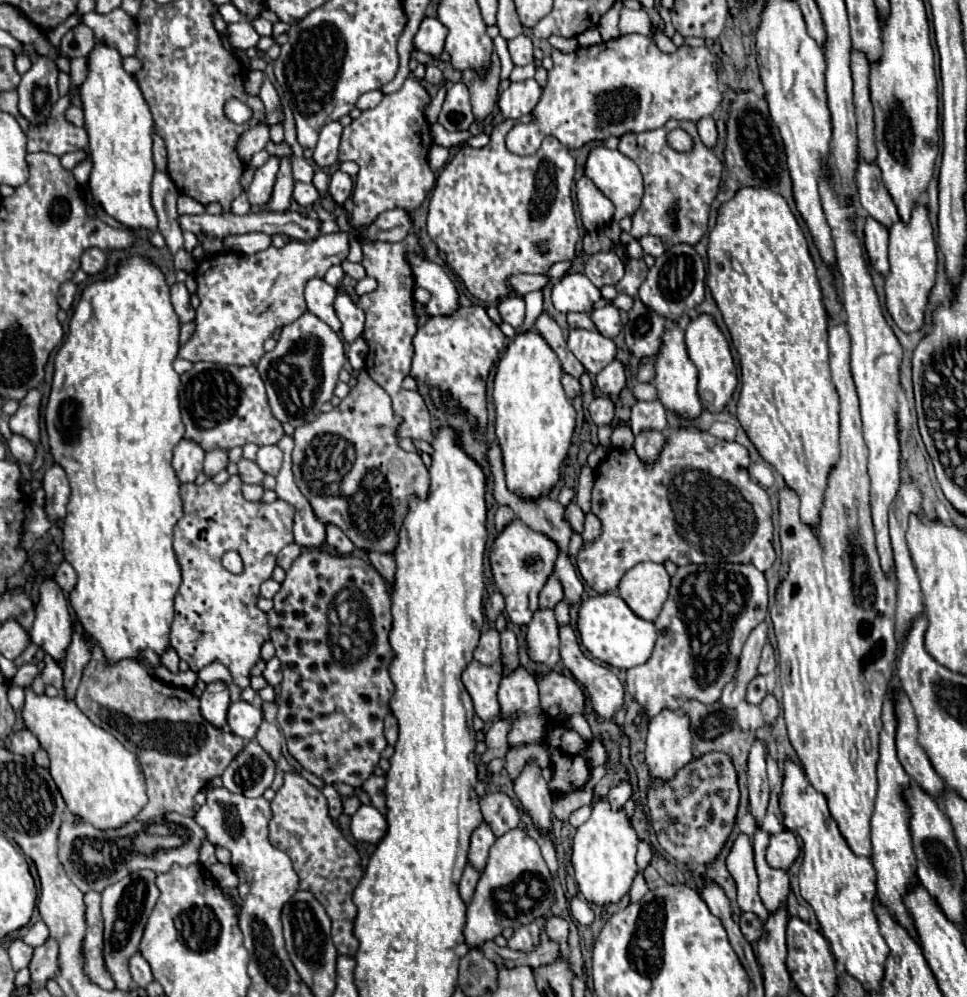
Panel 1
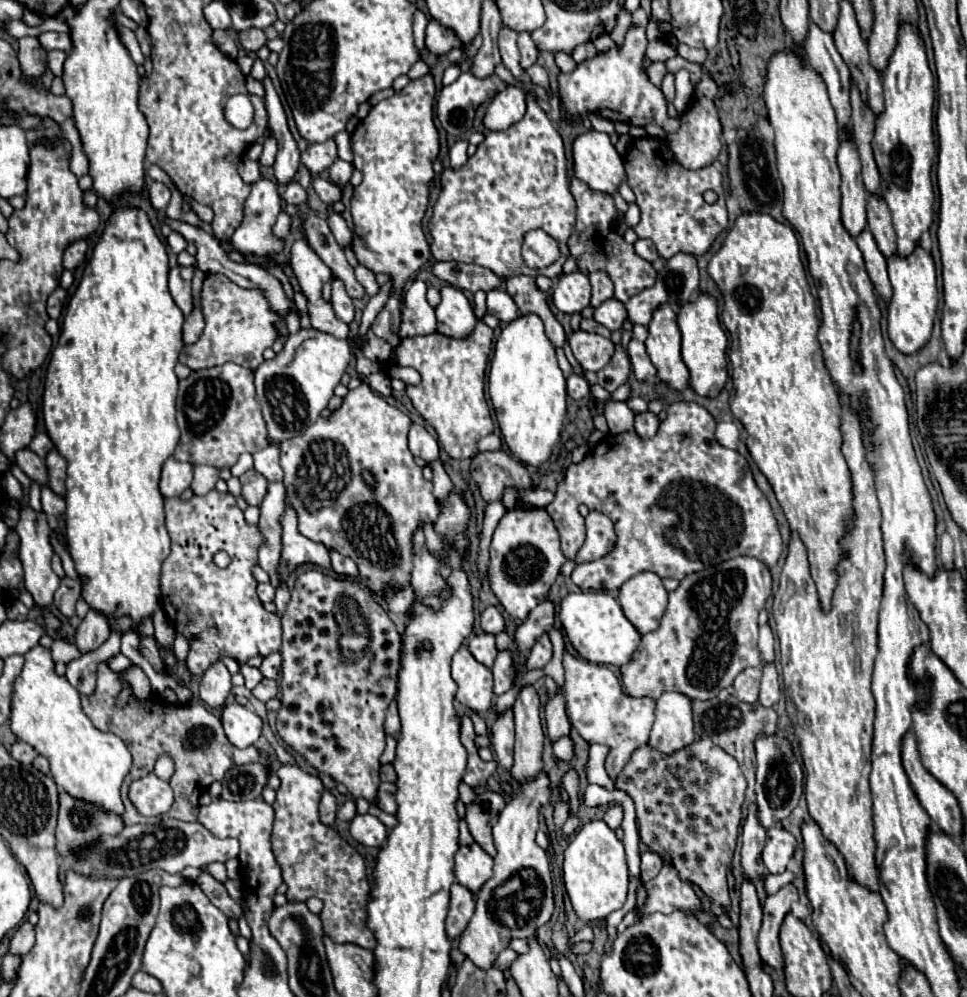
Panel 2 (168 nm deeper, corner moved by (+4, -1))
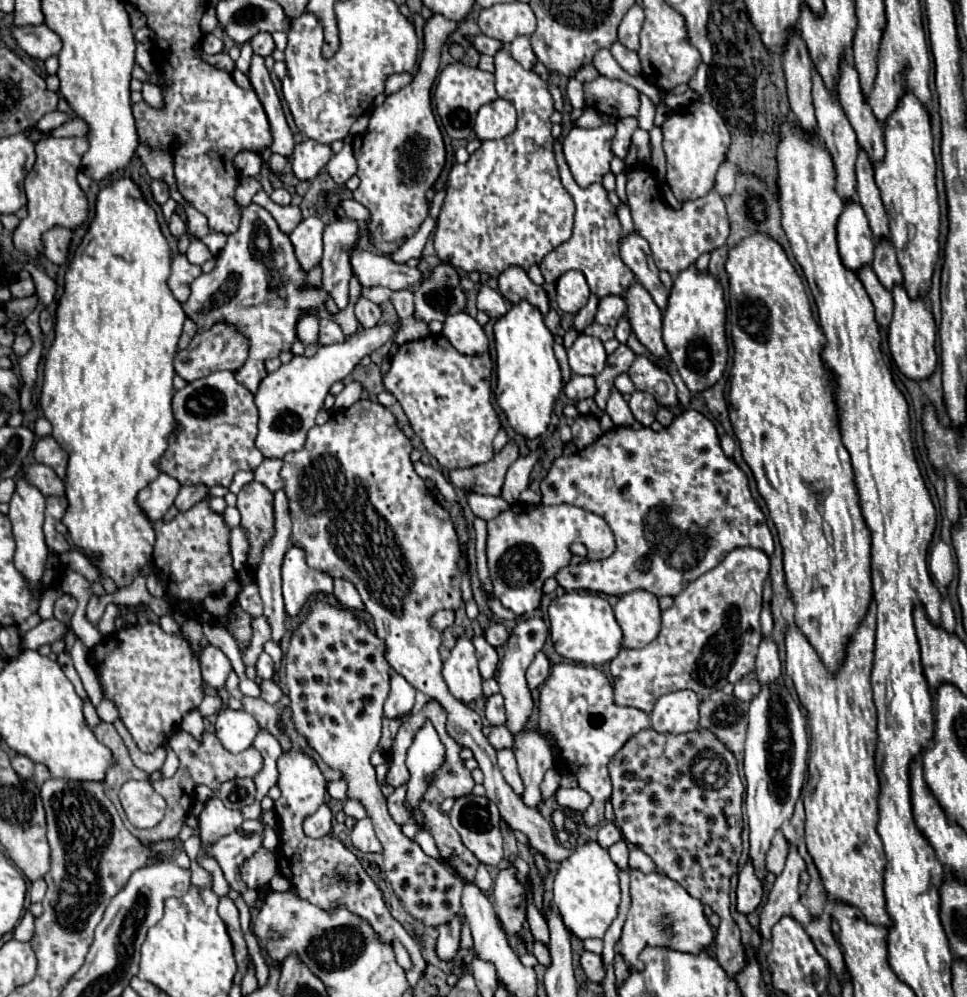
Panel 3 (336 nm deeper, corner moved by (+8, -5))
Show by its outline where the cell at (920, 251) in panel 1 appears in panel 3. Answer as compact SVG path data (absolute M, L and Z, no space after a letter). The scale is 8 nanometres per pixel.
M894 285L892 297L894 297L894 317L888 325L888 345L890 345L892 359L896 361L898 369L906 377L926 379L936 367L936 351L934 351L936 323L934 323L932 311L928 309L924 297L910 299L910 295L906 295L904 285Z

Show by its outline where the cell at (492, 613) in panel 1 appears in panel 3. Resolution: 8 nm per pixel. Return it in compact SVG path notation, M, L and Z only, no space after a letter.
M490 623L484 631L484 637L492 647L502 647L508 641L508 631L502 623Z

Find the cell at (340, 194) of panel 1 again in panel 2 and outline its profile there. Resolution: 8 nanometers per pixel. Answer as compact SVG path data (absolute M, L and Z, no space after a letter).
M336 159L332 165L330 165L330 181L344 187L348 185L350 177L352 177L352 171L354 171L354 165L348 163L348 161L342 161L342 159Z

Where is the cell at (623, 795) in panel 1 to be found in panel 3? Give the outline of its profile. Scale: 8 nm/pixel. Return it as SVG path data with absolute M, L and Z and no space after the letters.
M602 823L600 825L600 829L598 829L598 843L602 845L602 847L610 847L610 845L614 845L616 841L620 841L622 839L622 833L618 831L618 827L614 825L614 823Z

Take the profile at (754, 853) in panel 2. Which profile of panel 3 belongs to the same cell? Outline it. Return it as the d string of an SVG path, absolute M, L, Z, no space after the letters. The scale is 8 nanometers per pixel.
M748 859L740 869L740 879L738 879L738 911L748 915L758 909L762 899L764 899L762 879L754 871L754 861Z

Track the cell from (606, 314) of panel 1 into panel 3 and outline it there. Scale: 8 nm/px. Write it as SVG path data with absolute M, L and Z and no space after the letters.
M616 295L602 297L598 303L598 311L596 311L596 323L608 325L614 329L620 317L624 315L624 311L626 311L626 305L622 297L616 297Z

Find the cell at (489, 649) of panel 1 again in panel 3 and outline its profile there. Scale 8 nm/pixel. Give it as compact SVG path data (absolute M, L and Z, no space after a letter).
M482 635L474 637L472 643L474 643L474 647L476 647L476 657L478 657L478 665L480 665L480 675L482 675L484 679L492 677L492 675L496 673L496 669L498 669L498 653L496 653L496 649L494 649Z

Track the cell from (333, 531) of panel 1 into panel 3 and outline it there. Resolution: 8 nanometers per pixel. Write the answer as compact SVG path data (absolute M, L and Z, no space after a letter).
M334 579L334 595L342 603L342 607L346 607L350 611L358 611L364 607L356 587L346 579Z

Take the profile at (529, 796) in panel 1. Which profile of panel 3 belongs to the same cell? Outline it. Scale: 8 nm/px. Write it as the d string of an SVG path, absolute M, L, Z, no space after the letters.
M530 617L530 619L524 619L520 621L512 633L510 633L510 639L506 643L506 651L504 651L504 657L500 661L500 667L498 667L498 683L500 683L500 693L504 695L504 703L506 703L506 727L518 735L520 731L526 729L528 725L528 719L532 715L532 709L534 709L534 701L532 701L532 693L528 689L528 683L526 683L526 669L528 665L532 663L534 655L544 647L546 643L546 637L548 637L548 627L544 623L542 617Z

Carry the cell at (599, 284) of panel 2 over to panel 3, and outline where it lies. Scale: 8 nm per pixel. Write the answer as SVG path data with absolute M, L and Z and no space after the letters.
M592 293L592 295L590 295L590 299L588 299L588 303L578 311L578 315L576 315L576 319L574 319L574 327L578 329L578 333L582 333L582 329L594 321L598 301L600 301L600 299Z

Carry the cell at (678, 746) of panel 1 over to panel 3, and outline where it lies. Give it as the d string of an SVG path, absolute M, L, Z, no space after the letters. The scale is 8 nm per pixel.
M674 691L662 695L650 715L652 729L658 733L688 733L698 729L700 699L694 691Z

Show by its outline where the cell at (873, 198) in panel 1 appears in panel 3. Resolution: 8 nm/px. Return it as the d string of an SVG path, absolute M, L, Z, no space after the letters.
M888 237L876 239L876 247L874 247L874 261L872 261L874 273L878 275L880 283L890 291L894 285L902 283L902 271L900 265L896 261L896 251L890 243Z

